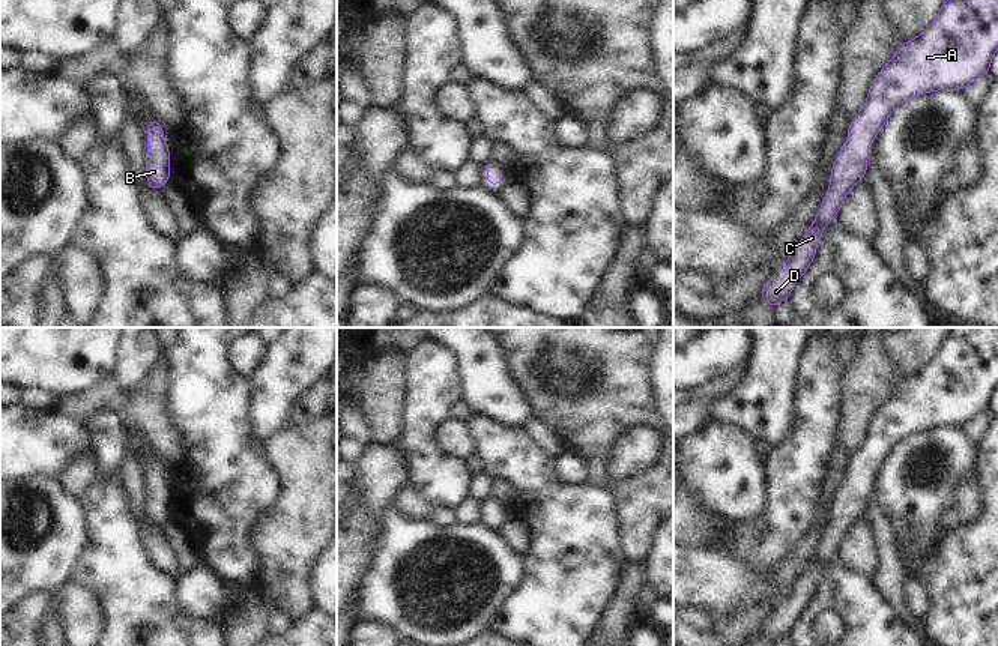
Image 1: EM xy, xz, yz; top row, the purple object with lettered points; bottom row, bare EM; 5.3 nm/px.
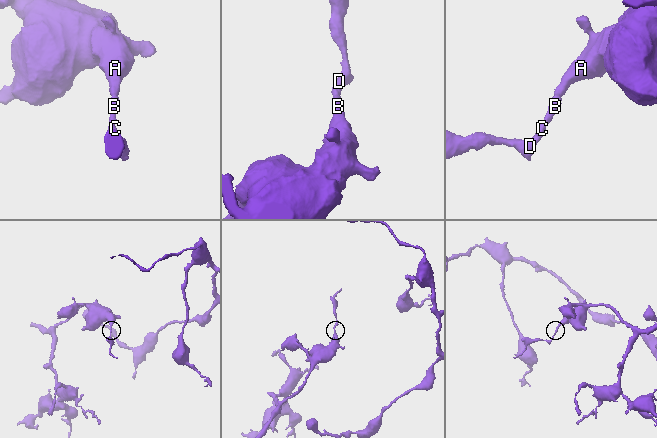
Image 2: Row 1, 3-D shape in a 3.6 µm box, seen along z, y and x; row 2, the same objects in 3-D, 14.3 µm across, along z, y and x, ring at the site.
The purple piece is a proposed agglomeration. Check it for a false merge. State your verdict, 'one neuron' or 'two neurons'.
one neuron

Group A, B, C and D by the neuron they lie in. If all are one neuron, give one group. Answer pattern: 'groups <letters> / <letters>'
groups A B C D

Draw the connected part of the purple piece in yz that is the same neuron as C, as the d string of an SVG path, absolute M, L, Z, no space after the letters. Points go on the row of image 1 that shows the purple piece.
M947 0L932 24L914 39L903 42L894 57L879 71L867 89L867 101L854 116L846 131L848 141L840 149L830 173L830 186L816 219L792 248L791 257L762 285L761 300L776 308L789 297L798 279L816 257L824 228L837 216L845 197L864 180L870 150L867 143L878 138L894 108L920 95L938 90L962 90L990 74L990 62L998 51L998 0Z

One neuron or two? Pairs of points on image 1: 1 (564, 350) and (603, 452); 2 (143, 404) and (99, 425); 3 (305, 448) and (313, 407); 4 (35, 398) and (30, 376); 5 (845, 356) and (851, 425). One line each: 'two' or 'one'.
1: one
2: two
3: two
4: two
5: two

